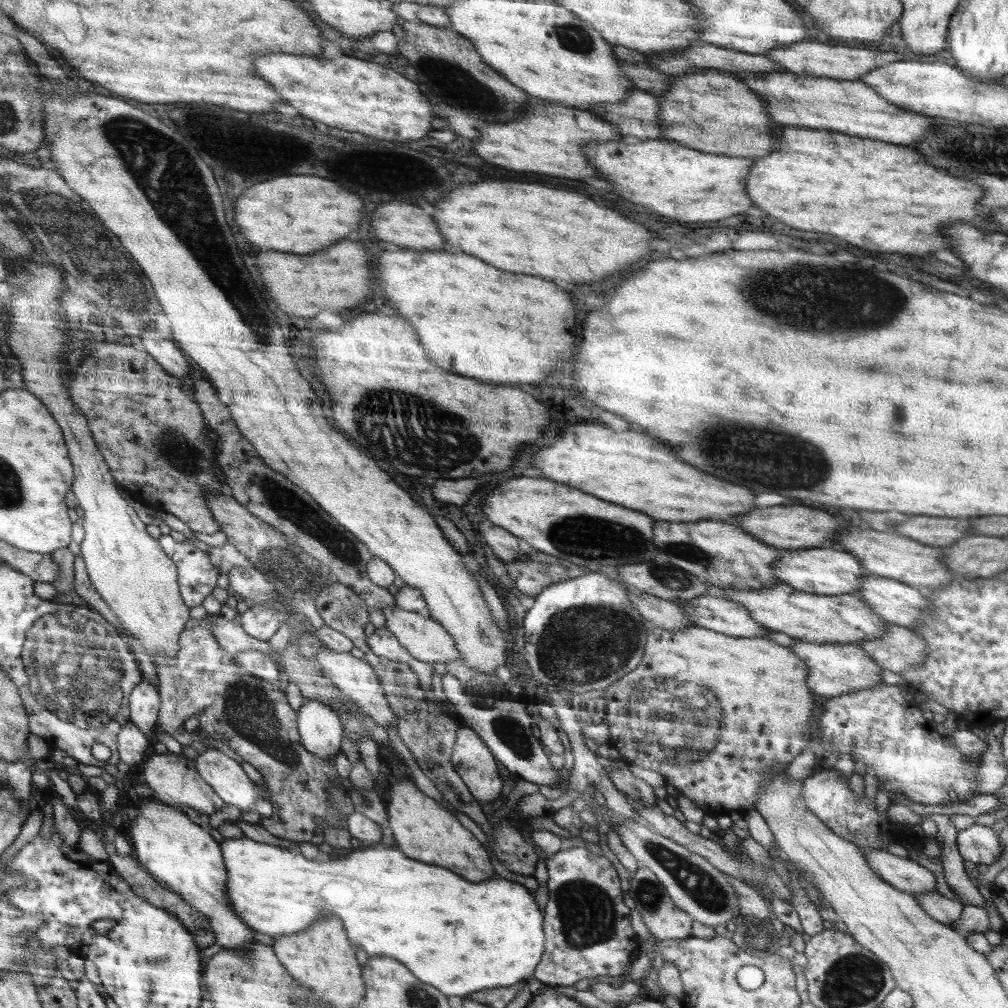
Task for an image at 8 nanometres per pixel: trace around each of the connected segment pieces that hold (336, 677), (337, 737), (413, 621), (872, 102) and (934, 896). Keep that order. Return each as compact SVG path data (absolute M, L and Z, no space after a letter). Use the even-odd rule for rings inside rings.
M324 646L324 650L320 650L319 668L324 672L326 678L330 680L334 687L338 688L342 694L348 696L350 702L356 704L362 709L377 725L384 727L396 726L397 720L394 711L390 709L390 705L384 695L384 690L378 680L378 675L370 664L366 664L362 659L354 658L350 653L338 654L334 650Z
M304 701L296 712L297 729L308 752L332 761L341 751L343 730L339 714L320 701Z
M387 606L377 611L384 614L384 620L386 620L385 629L391 631L395 638L416 659L426 663L452 663L453 661L462 663L459 650L455 646L455 640L452 639L450 632L440 626L438 622L427 618L426 614L420 615L416 612L401 610L399 606Z
M770 72L737 76L753 91L764 98L769 118L780 126L806 126L806 128L828 128L846 135L874 138L892 144L916 144L934 128L934 120L922 114L908 112L881 97L865 82L817 77L791 72Z
M938 891L914 895L921 907L933 919L942 924L949 925L960 920L964 905L957 900L950 900L940 895Z

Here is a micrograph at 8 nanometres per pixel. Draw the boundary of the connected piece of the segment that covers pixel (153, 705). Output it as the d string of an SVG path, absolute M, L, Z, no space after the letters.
M142 680L130 695L131 724L145 735L150 734L157 726L160 705L158 690L148 680Z

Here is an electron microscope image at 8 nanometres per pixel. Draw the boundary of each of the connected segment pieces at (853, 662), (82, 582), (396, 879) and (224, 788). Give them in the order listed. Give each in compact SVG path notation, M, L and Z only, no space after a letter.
M798 640L794 646L788 647L806 663L810 671L807 686L821 698L834 698L856 691L872 690L876 685L882 685L881 666L872 662L872 658L858 646L841 643L810 643Z
M75 555L74 557L74 589L75 591L84 598L86 605L97 611L103 618L112 626L122 629L118 618L110 610L110 606L102 600L100 594L94 588L94 585L89 579L86 564L84 558L81 555Z
M245 836L224 839L219 845L228 870L227 890L228 896L231 896L231 902L234 904L234 911L252 930L268 934L272 938L303 932L304 929L311 928L316 921L323 920L324 917L336 916L347 927L347 937L351 940L352 946L362 948L370 957L382 954L382 956L392 956L392 958L404 962L404 966L408 966L408 970L412 970L412 974L416 974L416 978L420 978L426 984L436 986L442 994L448 994L448 996L466 996L470 992L480 990L480 988L512 986L512 984L528 978L530 972L533 974L540 962L540 956L543 955L544 930L542 930L542 920L544 918L542 918L542 912L536 904L536 898L532 894L528 898L528 890L524 886L508 882L504 878L492 878L492 882L468 882L446 868L416 862L416 860L408 858L398 847L389 848L386 846L386 848L368 848L368 850L358 848L346 857L333 860L327 856L323 859L307 858L306 855L292 848L286 849L272 844L260 843Z
M207 745L207 747L208 750L200 752L194 761L199 774L215 789L215 793L225 803L234 805L244 812L254 810L256 800L263 796L263 789L251 780L234 758L219 752L212 746Z

